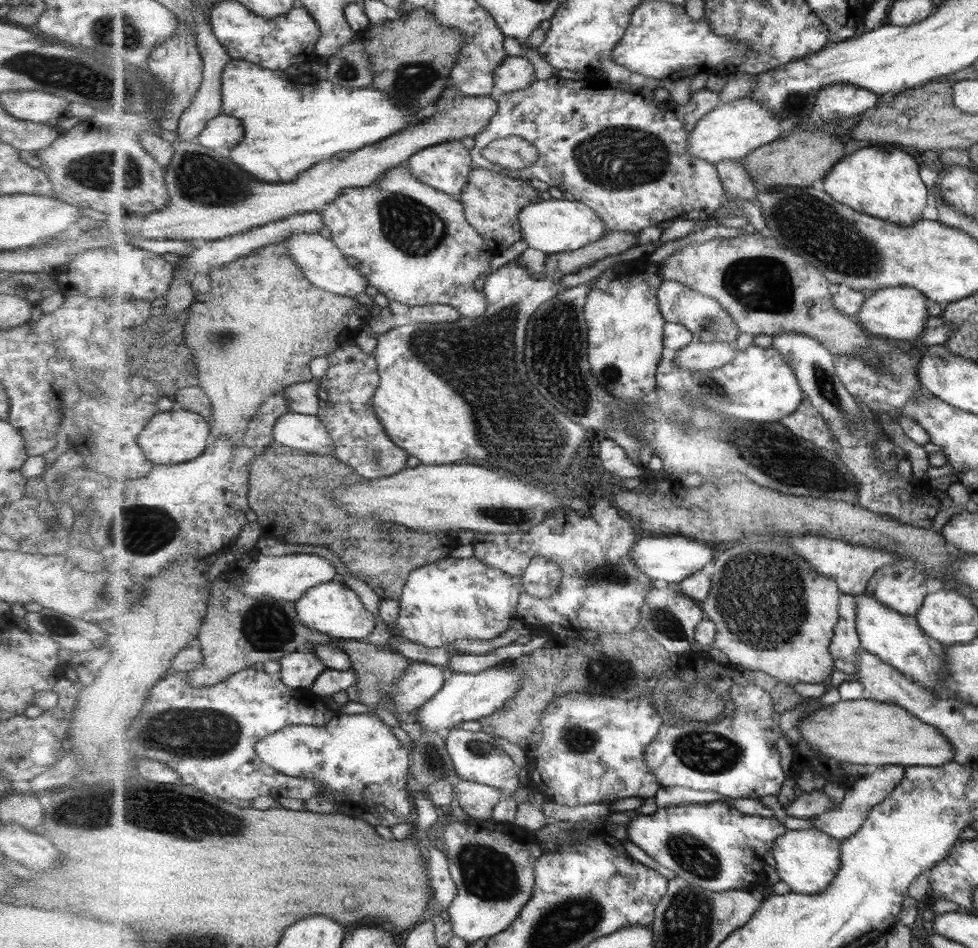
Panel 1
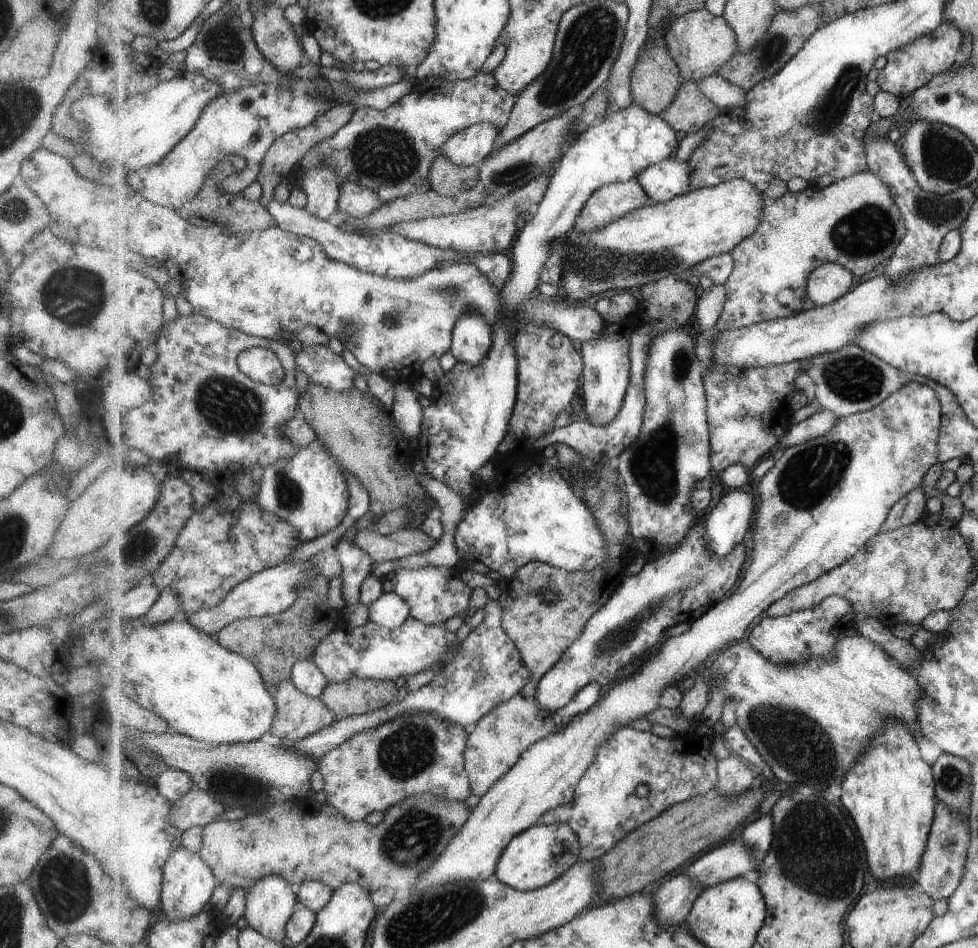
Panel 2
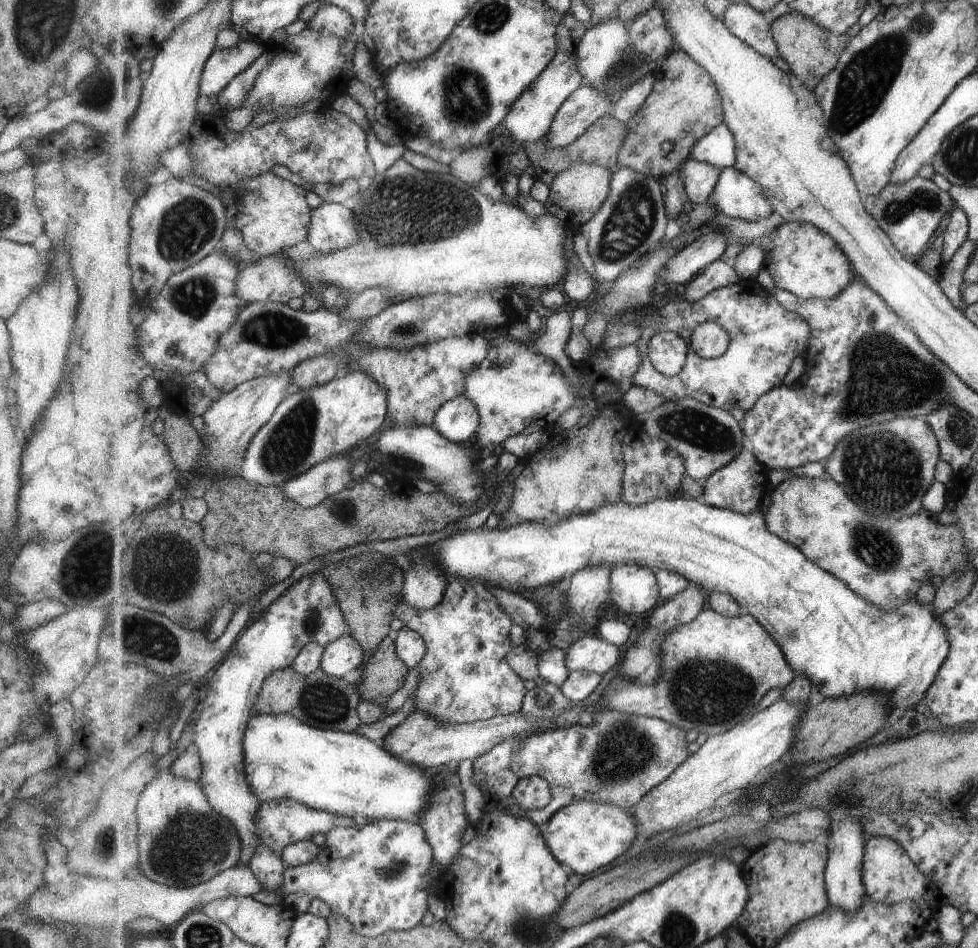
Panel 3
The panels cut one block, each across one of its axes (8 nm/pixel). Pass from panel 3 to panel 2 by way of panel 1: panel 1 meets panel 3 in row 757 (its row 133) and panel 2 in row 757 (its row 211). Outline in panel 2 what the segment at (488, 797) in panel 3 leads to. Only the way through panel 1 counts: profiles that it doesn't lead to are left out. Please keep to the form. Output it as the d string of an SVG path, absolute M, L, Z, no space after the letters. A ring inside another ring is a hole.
M692 728L688 734L680 735L677 740L660 738L655 734L623 731L615 734L607 743L603 744L595 756L595 764L587 770L583 780L575 791L574 799L569 804L564 804L547 812L541 822L545 824L570 824L571 828L579 835L582 851L579 856L581 862L591 862L600 859L609 852L618 842L625 839L636 828L647 824L650 820L661 816L669 808L694 799L695 796L707 796L716 792L719 782L719 761L714 753L716 739L709 740L709 736L701 736ZM645 785L649 792L645 797L635 794L637 786Z

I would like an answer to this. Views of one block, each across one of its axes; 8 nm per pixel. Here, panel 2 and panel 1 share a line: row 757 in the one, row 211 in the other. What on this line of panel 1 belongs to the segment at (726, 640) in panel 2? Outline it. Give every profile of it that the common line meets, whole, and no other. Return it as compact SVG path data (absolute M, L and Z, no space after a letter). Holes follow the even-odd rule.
M546 199L525 206L519 214L523 240L529 248L541 250L547 255L573 252L592 242L599 241L609 230L606 222L590 206L577 200Z

